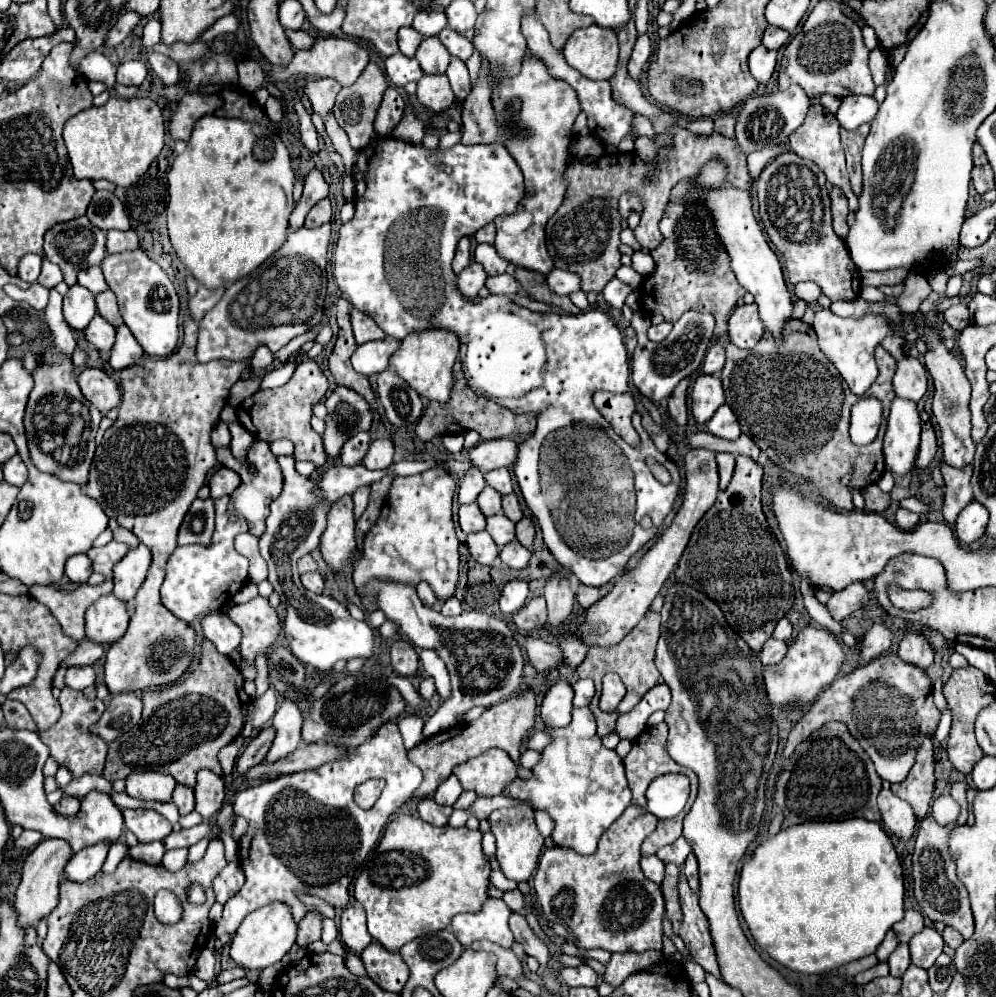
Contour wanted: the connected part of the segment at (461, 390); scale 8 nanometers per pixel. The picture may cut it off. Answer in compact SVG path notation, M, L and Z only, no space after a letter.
M460 361L454 363L454 389L452 389L452 397L448 403L440 405L440 403L430 403L428 409L424 411L422 419L416 425L416 433L422 441L430 441L436 435L456 435L456 433L464 433L464 431L478 431L480 439L500 439L500 437L510 437L510 435L532 435L536 429L536 417L532 413L522 413L516 415L506 407L500 407L498 403L472 393L472 389L468 387L464 373L462 373L462 365Z

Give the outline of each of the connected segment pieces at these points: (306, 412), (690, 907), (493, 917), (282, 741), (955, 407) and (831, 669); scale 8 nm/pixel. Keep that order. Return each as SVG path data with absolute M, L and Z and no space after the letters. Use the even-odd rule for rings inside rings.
M304 357L286 385L278 389L266 389L266 391L260 389L250 399L246 399L240 407L242 417L238 419L260 441L266 441L266 443L272 443L276 439L292 441L296 447L294 457L298 461L310 461L318 467L318 471L322 471L328 457L324 453L322 437L310 427L310 417L312 417L312 405L320 401L326 395L326 391L328 391L326 375L322 373L322 369L314 359Z
M680 875L678 889L680 889L680 905L684 911L680 937L688 945L692 959L700 963L708 973L720 979L720 969L718 969L718 961L716 961L716 953L714 953L710 929L708 929L708 919L698 905L698 895L688 887L688 881L684 875Z
M488 899L478 913L460 913L452 919L452 933L470 947L472 941L488 939L502 947L512 947L514 935L508 927L510 909L502 899Z
M284 699L284 703L278 707L272 727L276 729L276 739L264 759L264 763L274 763L276 759L282 759L284 755L292 753L300 743L300 729L302 729L302 715L298 711L298 705L292 699Z
M926 325L922 329L922 335L926 339L926 355L924 355L924 365L928 369L928 373L934 379L934 401L932 401L932 411L934 417L940 425L940 439L942 439L942 451L944 451L944 461L950 467L956 469L964 469L966 465L972 465L974 459L974 441L970 439L970 383L964 375L964 369L958 361L958 357L954 353L950 353L942 341L940 341L940 333L934 325Z
M804 627L798 633L796 641L790 643L786 657L778 665L764 669L764 685L770 703L774 707L796 705L798 701L800 705L812 703L818 697L818 693L836 679L842 663L844 651L842 645L834 639L834 635L818 627Z

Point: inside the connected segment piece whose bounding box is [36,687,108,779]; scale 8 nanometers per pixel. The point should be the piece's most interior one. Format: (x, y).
(71, 745)

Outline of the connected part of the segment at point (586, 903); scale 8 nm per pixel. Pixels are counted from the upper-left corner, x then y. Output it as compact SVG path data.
M630 805L622 817L612 823L600 837L594 855L580 855L568 847L548 847L540 855L540 863L534 875L534 891L540 901L542 913L548 921L560 923L568 929L570 937L576 939L580 949L608 949L612 953L624 951L648 951L662 949L662 919L664 919L664 897L656 883L648 881L640 869L640 845L656 829L658 819L638 805Z

